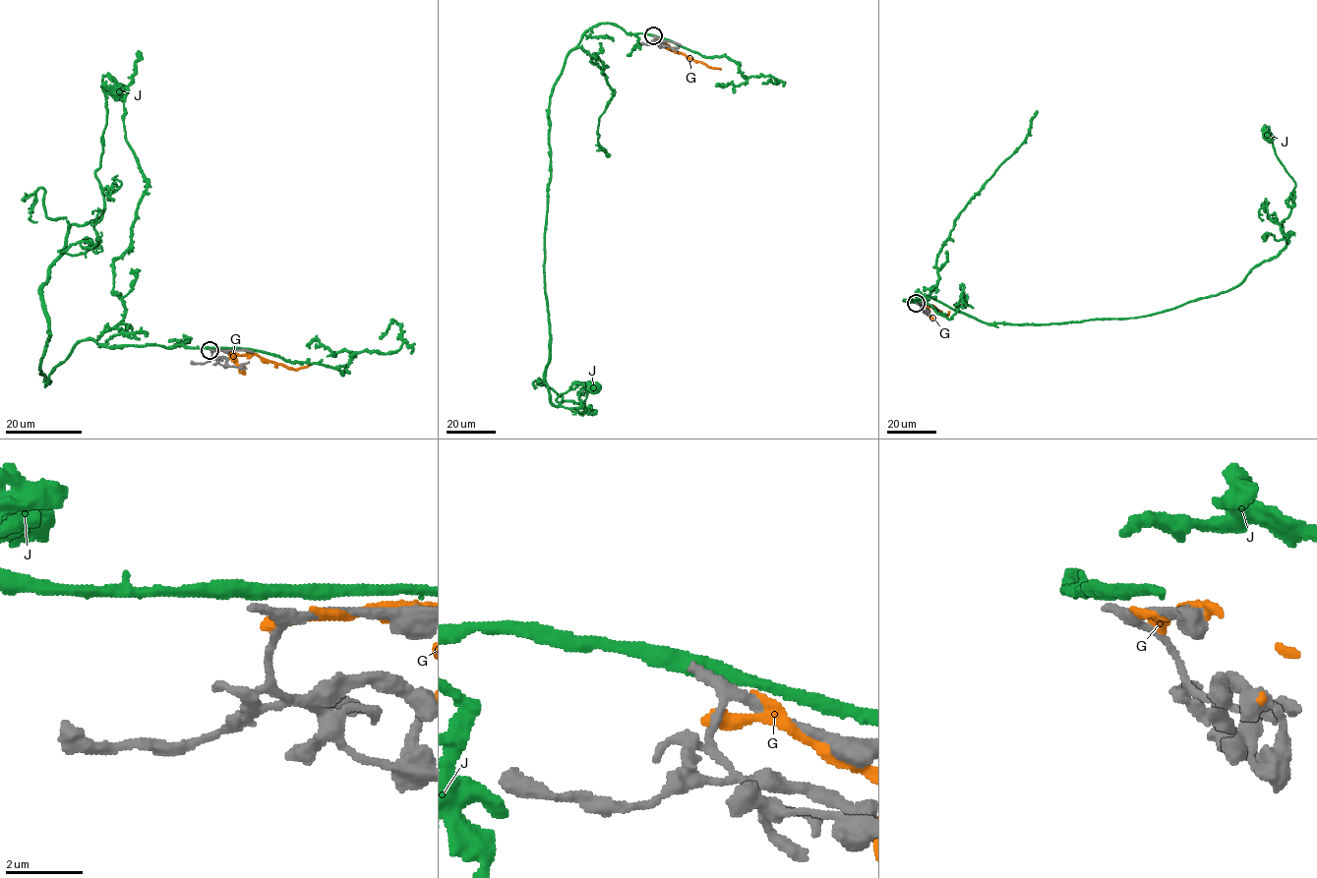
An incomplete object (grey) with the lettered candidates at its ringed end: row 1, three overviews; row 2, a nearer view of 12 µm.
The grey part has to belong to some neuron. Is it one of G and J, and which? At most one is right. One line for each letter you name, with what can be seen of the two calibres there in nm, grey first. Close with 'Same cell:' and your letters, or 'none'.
Same cell: none

